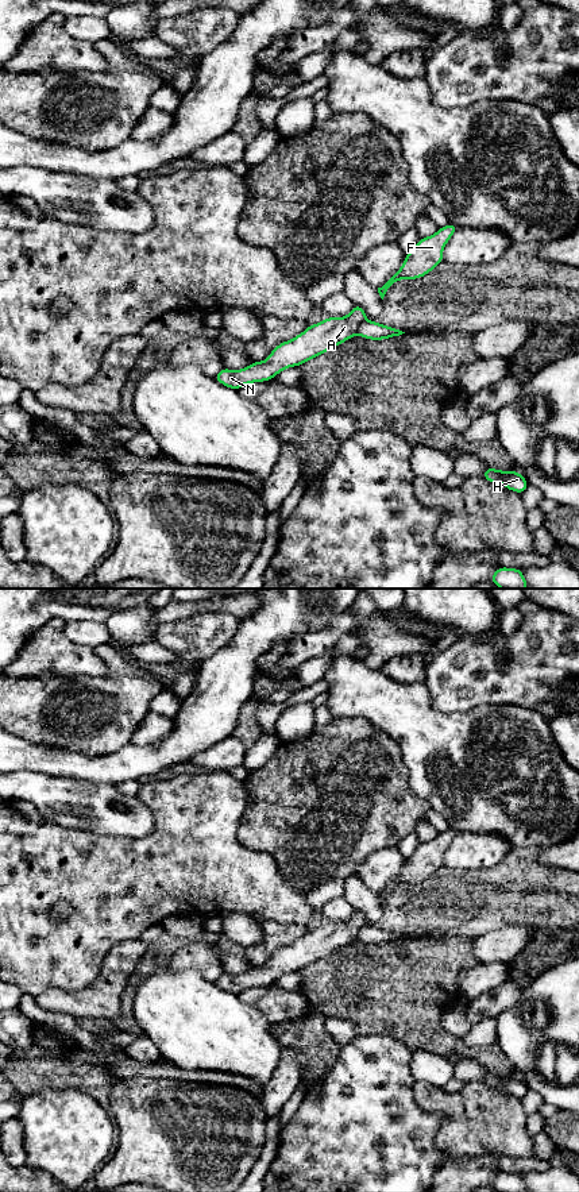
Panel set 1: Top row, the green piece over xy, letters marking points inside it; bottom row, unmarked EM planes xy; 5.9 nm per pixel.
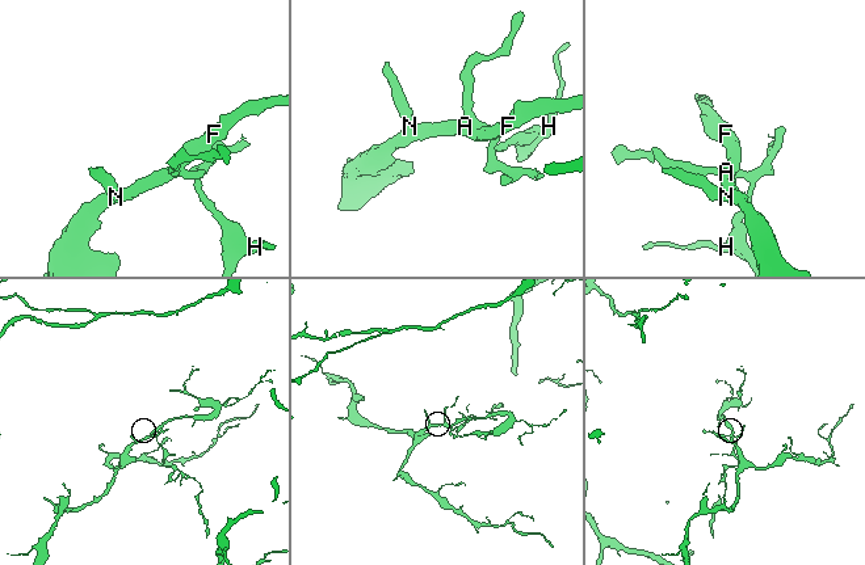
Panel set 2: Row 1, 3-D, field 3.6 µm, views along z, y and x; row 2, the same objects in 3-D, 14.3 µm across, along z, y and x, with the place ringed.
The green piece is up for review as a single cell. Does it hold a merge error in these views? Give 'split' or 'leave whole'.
split

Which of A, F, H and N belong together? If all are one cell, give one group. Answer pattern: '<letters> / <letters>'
A F N / H

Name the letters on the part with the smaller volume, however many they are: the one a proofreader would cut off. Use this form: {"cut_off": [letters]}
{"cut_off": ["H"]}

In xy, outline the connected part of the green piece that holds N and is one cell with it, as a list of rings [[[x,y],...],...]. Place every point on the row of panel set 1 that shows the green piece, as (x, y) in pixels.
[[[354,305],[346,317],[327,317],[317,324],[308,325],[294,339],[278,344],[267,360],[254,362],[242,370],[223,367],[215,379],[235,390],[247,383],[270,381],[282,370],[301,366],[358,335],[358,327],[364,320],[364,309]]]

